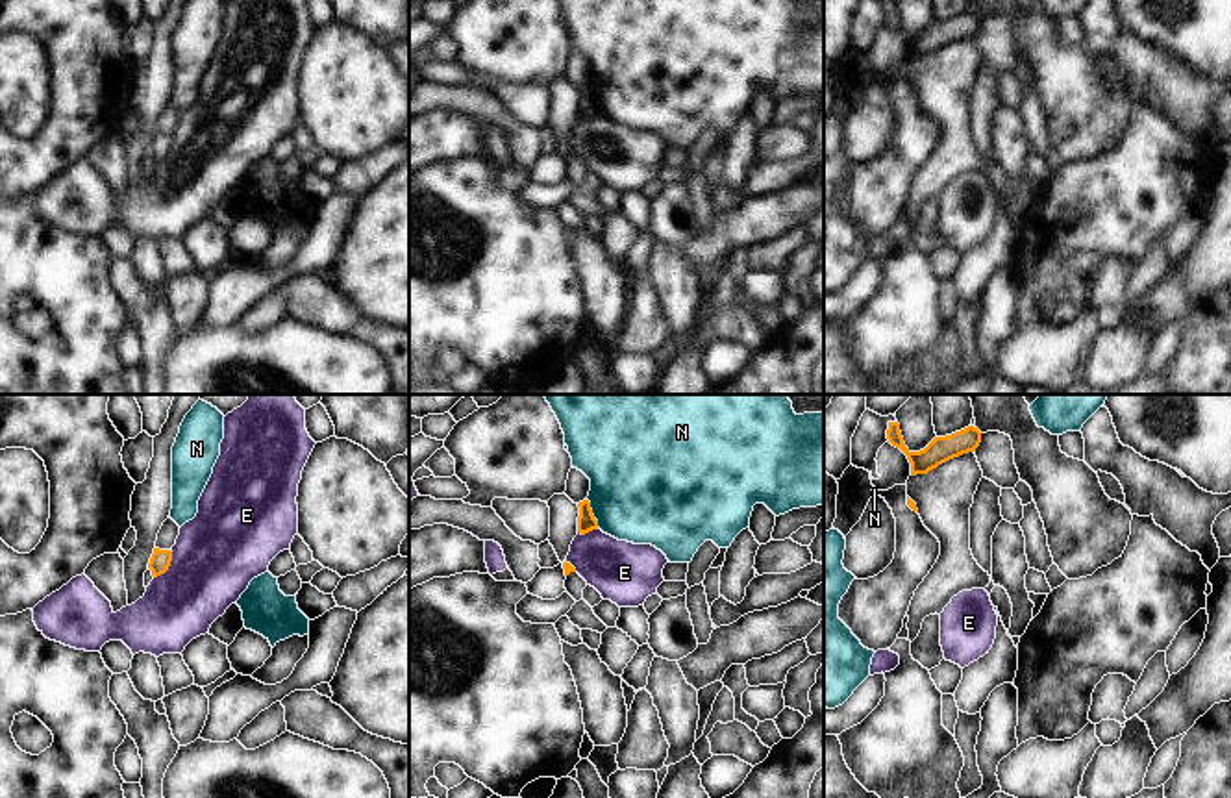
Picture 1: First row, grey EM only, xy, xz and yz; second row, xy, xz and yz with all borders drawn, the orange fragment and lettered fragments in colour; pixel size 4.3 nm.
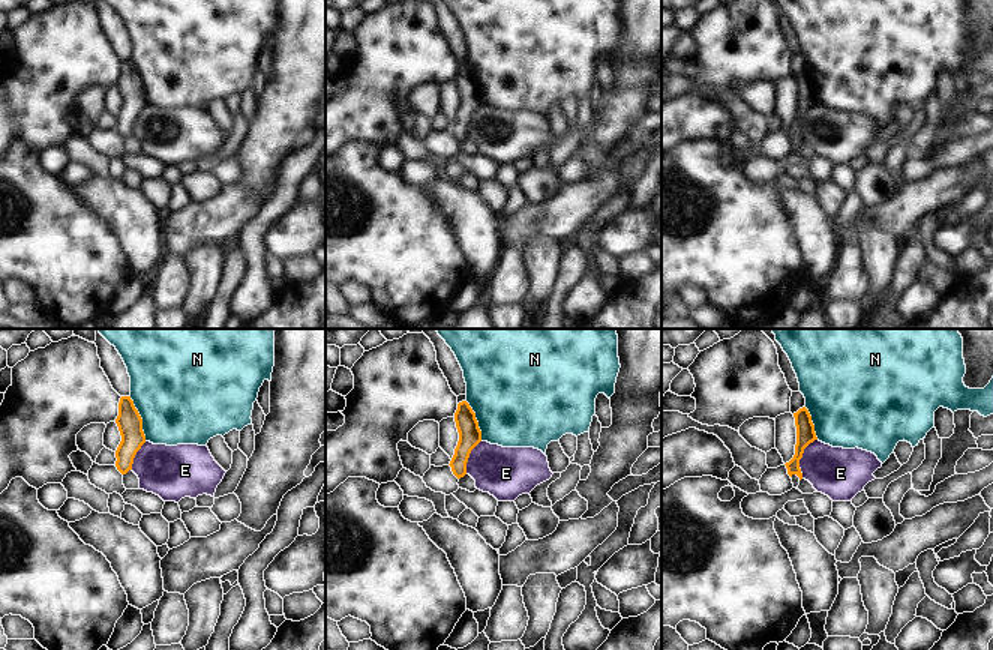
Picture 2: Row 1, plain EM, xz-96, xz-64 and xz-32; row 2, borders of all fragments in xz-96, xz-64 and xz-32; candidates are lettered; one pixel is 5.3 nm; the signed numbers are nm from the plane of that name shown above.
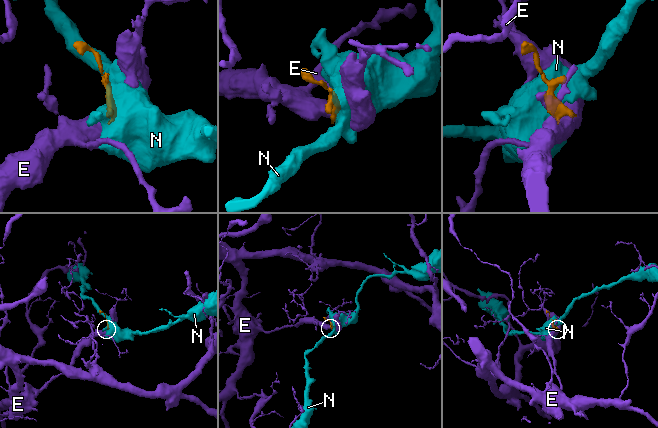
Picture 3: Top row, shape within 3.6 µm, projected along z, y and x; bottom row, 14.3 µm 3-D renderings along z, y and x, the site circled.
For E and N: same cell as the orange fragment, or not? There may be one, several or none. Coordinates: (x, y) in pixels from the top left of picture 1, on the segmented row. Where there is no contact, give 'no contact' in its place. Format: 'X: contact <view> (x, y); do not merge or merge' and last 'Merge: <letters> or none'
E: contact xy (169, 565); do not merge
N: contact xz (591, 513); do not merge
Merge: none

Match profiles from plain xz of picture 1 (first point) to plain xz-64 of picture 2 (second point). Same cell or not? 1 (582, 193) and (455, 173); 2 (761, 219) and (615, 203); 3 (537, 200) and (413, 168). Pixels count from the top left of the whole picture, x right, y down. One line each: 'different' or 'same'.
1: same
2: different
3: same

